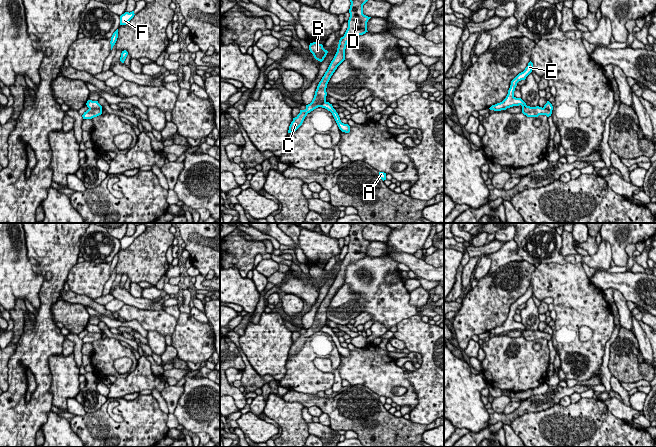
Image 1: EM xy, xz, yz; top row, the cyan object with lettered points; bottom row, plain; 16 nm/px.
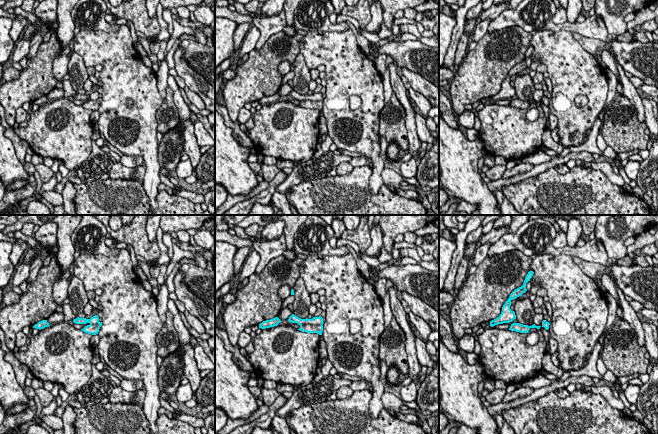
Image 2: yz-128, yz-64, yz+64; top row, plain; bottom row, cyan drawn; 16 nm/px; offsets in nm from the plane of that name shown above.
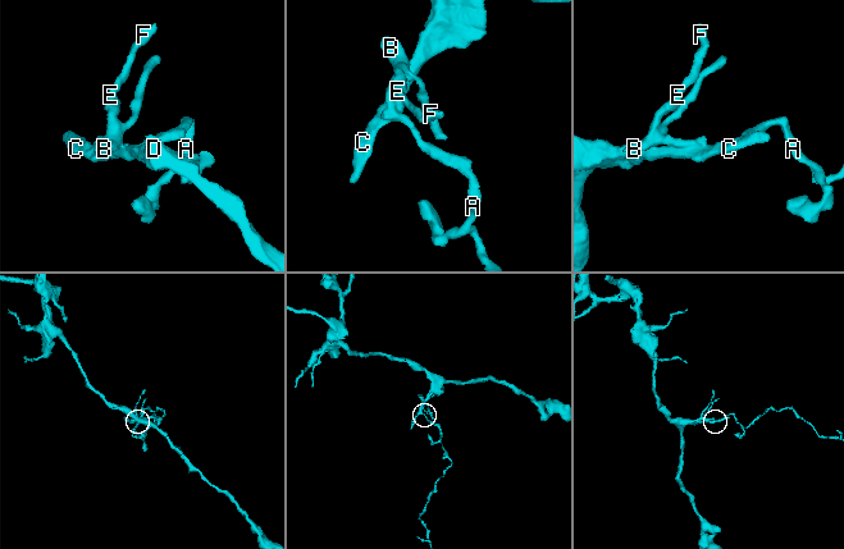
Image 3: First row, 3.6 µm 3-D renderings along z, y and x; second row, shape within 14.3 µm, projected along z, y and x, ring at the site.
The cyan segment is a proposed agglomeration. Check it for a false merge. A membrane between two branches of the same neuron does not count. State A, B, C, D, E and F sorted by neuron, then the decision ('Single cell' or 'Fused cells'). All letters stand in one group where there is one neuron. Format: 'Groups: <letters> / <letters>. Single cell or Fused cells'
Groups: A B E F / C D. Fused cells

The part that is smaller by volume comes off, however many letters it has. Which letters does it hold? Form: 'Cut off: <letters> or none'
Cut off: A, B, E, F

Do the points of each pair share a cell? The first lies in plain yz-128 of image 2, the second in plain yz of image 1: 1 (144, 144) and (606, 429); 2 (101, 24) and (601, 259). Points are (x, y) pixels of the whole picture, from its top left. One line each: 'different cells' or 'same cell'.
1: different cells
2: same cell

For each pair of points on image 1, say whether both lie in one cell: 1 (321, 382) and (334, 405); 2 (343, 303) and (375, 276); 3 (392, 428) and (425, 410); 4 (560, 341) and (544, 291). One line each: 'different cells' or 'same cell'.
1: different cells
2: different cells
3: different cells
4: same cell

